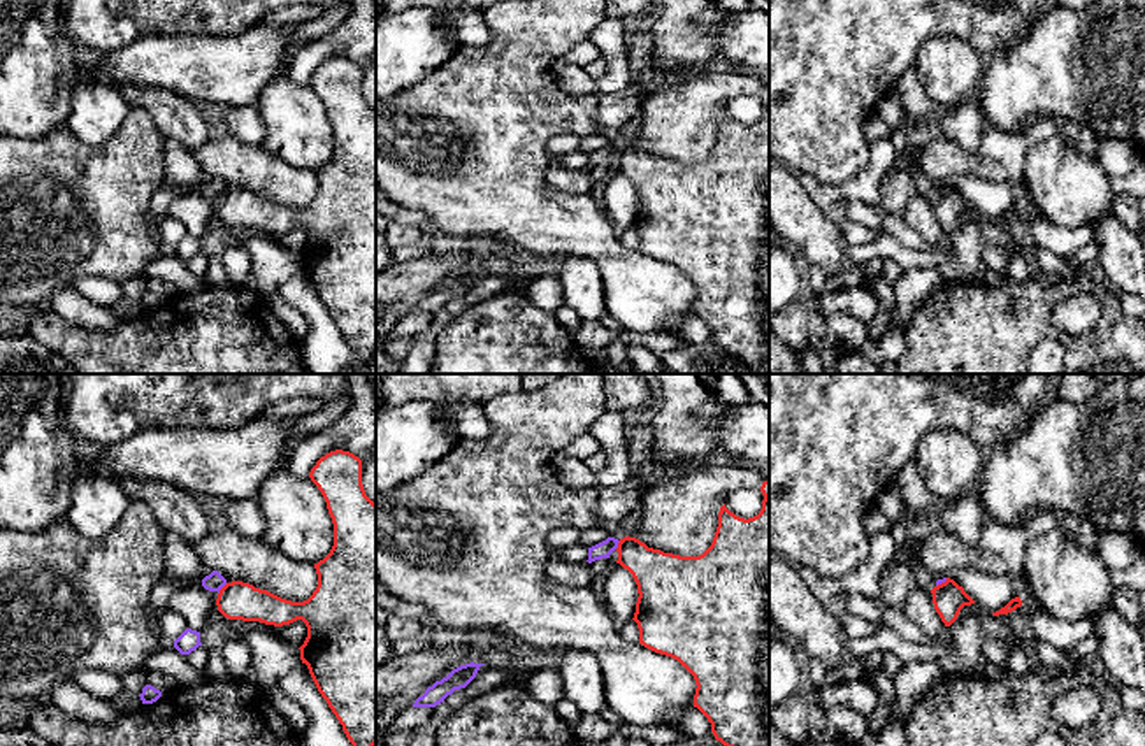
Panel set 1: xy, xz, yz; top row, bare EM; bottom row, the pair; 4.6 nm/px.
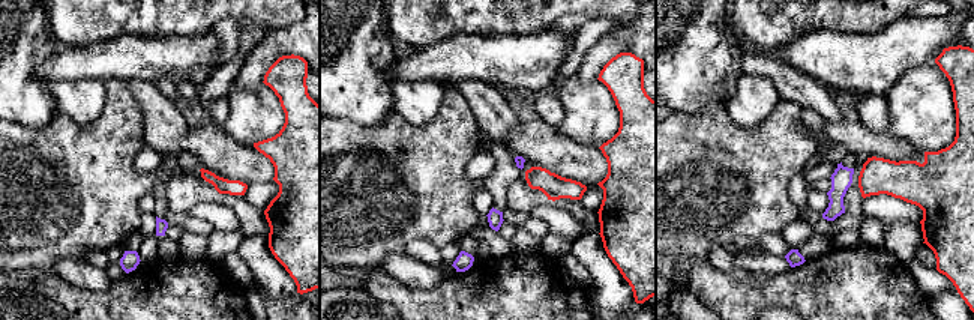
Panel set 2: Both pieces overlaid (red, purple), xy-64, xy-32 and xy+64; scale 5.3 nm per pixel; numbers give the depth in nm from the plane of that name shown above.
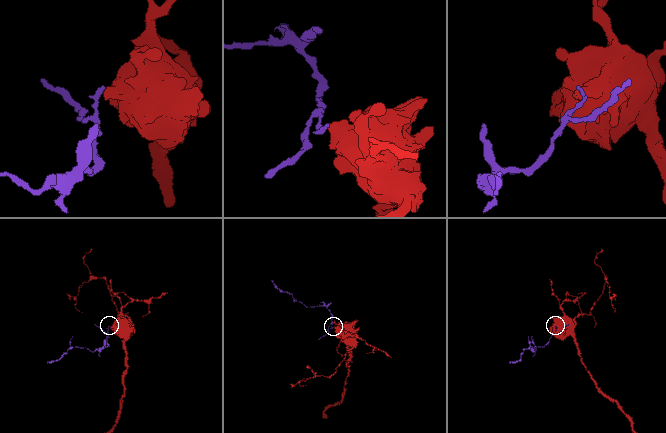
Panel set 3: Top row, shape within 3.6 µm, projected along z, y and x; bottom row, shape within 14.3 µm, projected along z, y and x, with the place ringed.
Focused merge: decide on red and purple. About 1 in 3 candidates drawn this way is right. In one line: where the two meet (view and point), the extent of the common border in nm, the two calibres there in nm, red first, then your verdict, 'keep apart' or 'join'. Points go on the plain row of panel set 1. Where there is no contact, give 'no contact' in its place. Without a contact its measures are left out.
xy (222, 195) | 70 nm | 180/90 nm | keep apart

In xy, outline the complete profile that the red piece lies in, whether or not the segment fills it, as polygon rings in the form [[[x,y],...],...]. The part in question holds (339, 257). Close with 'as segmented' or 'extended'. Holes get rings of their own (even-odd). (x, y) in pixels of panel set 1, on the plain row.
[[[335,56],[321,63],[309,79],[321,98],[334,130],[334,153],[314,170],[318,193],[304,209],[281,205],[249,190],[227,190],[216,205],[218,218],[228,226],[260,228],[283,233],[302,226],[307,244],[300,267],[342,332],[356,362],[376,351],[376,111],[362,91],[362,67]]]; as segmented

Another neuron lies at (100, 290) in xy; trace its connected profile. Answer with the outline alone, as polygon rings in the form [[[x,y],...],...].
[[[86,277],[79,279],[72,284],[81,295],[86,298],[112,307],[125,295],[121,291],[119,283],[109,281],[105,277]]]

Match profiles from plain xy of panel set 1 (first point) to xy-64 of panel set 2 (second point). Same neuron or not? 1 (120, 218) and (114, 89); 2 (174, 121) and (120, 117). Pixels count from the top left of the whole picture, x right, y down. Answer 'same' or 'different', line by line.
1: same
2: different

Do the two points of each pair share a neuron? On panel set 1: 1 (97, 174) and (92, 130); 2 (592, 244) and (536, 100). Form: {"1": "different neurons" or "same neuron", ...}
{"1": "different neurons", "2": "same neuron"}

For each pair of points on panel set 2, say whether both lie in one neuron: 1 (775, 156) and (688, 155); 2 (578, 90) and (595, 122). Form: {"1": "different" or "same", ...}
{"1": "same", "2": "same"}

